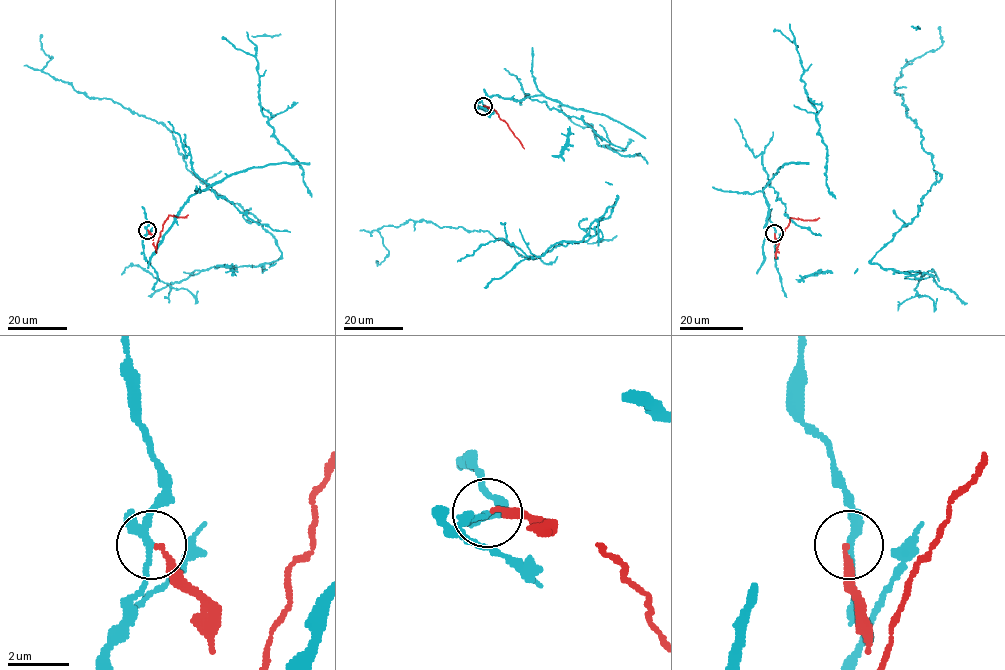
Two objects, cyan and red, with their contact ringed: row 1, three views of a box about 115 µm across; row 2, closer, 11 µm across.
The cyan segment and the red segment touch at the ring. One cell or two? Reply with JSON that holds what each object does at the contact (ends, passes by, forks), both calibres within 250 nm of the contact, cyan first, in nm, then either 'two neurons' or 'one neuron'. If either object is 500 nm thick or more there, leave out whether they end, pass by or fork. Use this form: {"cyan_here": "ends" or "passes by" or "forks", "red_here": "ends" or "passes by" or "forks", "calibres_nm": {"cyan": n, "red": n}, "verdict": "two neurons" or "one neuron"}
{"cyan_here": "forks", "red_here": "ends", "calibres_nm": {"cyan": 190, "red": 190}, "verdict": "two neurons"}

